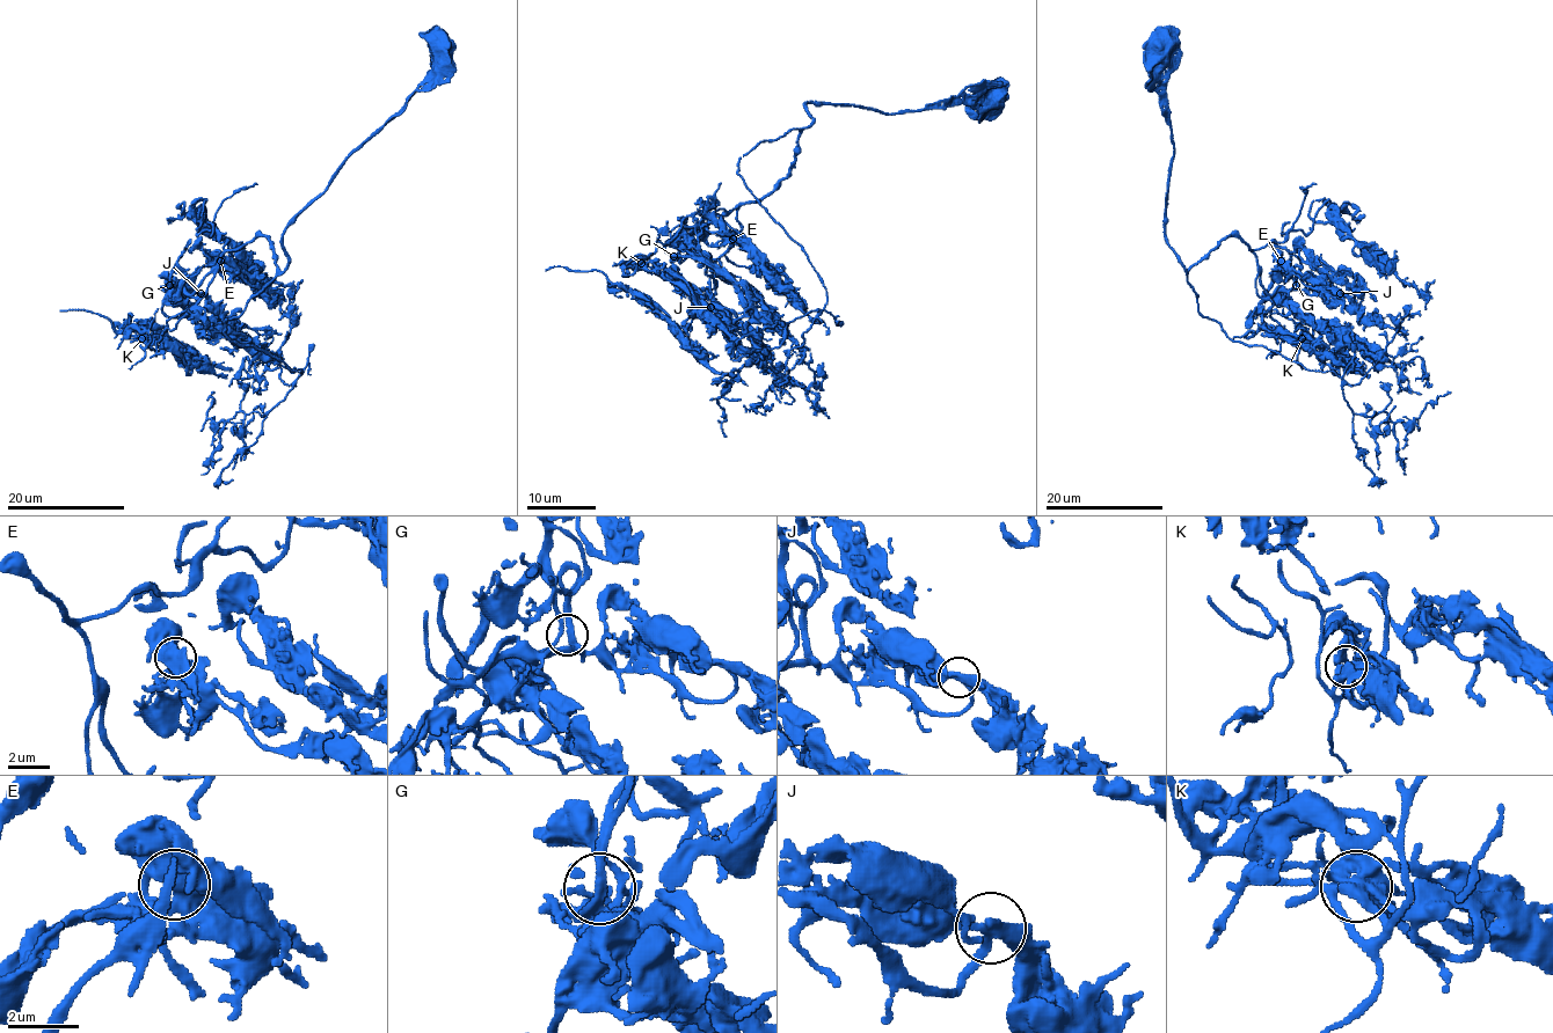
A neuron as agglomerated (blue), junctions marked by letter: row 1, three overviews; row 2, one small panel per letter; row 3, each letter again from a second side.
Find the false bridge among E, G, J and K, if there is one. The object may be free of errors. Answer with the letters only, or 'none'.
none

